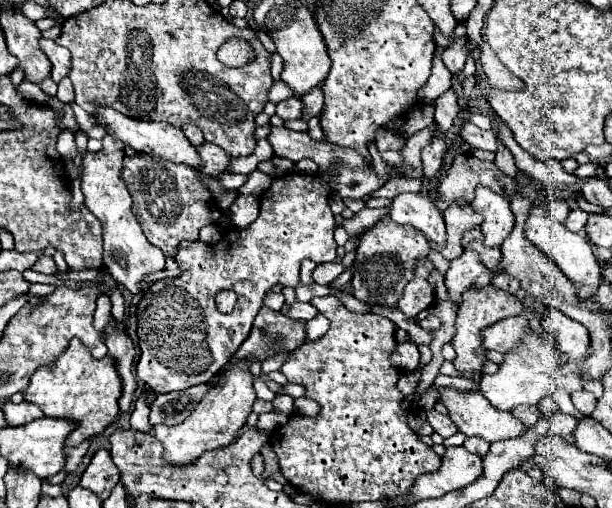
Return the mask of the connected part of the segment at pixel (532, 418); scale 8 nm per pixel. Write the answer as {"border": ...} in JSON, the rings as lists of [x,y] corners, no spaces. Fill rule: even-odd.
{"border":[[[519,406],[519,408],[513,408],[513,416],[517,420],[521,420],[529,428],[529,426],[533,426],[539,420],[541,412],[535,406]]]}

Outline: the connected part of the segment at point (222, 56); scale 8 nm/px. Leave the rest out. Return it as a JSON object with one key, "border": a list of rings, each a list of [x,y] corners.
{"border":[[[231,38],[227,40],[219,52],[217,52],[217,58],[225,64],[225,66],[241,66],[241,64],[247,64],[251,60],[251,48],[245,40],[241,38]]]}

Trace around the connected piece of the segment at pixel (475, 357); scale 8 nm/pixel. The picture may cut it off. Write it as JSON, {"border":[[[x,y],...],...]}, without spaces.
{"border":[[[485,286],[481,290],[467,290],[463,292],[463,302],[459,306],[459,312],[457,312],[457,322],[455,322],[455,336],[451,340],[457,356],[453,360],[453,366],[459,374],[483,374],[483,362],[487,360],[487,348],[483,346],[483,340],[481,340],[481,332],[499,322],[499,320],[505,320],[509,316],[517,316],[521,314],[523,310],[523,304],[517,296],[513,294],[507,294],[503,290],[497,290],[493,286]]]}

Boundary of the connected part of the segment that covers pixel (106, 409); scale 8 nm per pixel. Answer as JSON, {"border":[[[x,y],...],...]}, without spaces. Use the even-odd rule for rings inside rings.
{"border":[[[79,338],[69,342],[69,348],[53,364],[43,364],[31,376],[27,390],[23,392],[25,402],[37,404],[49,418],[67,418],[75,424],[75,430],[65,440],[65,446],[79,446],[83,440],[99,434],[117,416],[117,398],[121,396],[121,380],[115,364],[109,356],[97,360],[81,344]]]}

